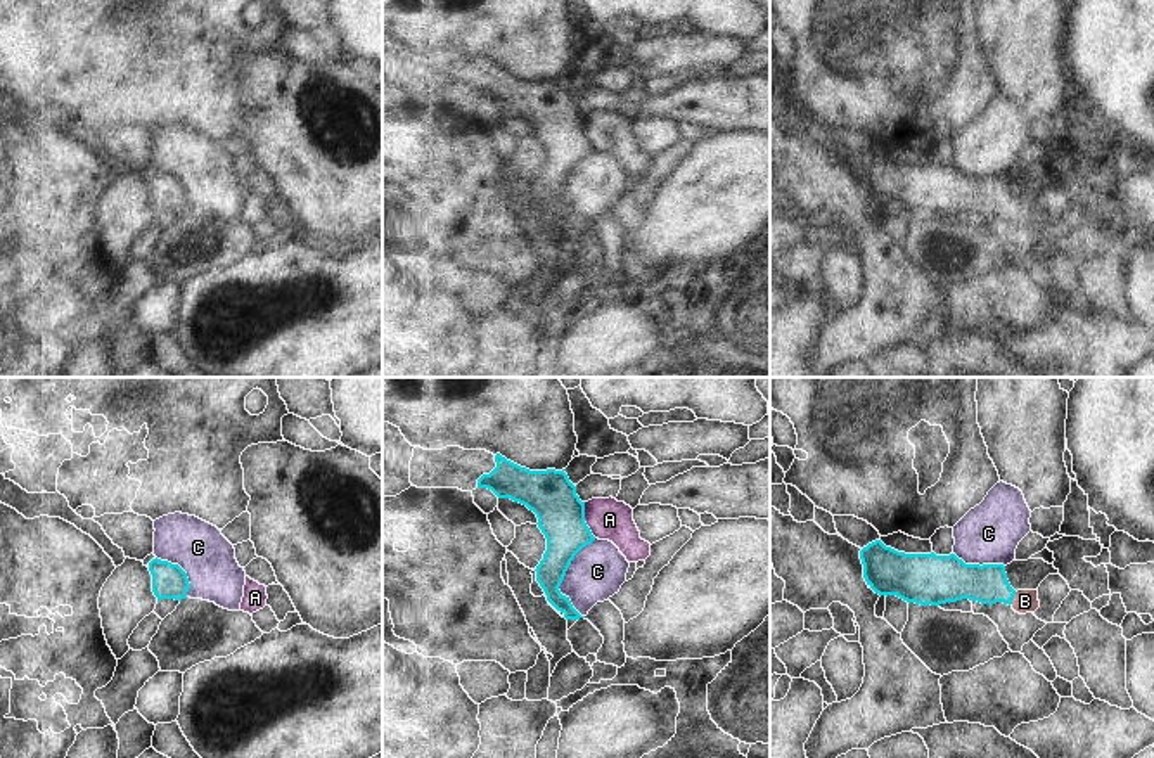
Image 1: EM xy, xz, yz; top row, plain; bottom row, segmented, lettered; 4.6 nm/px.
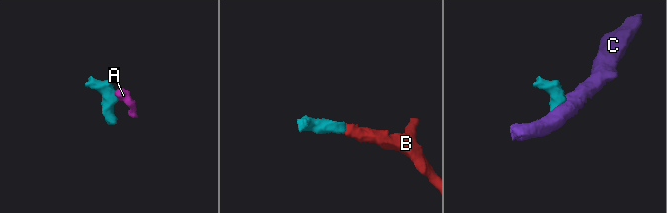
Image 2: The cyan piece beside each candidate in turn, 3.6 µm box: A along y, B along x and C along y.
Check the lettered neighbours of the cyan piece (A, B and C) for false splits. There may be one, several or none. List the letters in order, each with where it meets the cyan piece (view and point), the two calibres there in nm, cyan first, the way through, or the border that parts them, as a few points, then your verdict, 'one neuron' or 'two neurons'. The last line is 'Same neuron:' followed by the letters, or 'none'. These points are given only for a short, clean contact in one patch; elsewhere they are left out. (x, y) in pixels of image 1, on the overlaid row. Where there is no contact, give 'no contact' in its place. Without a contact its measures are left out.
A: xz (583, 520) | 220/190 nm | along xz (583, 502), (583, 521), (596, 537) | two neurons
B: yz (1012, 597) | 180/110 nm | across yz (987, 584), (1012, 597), (1025, 601) | one neuron
C: xz (564, 575) | 200/260 nm | two neurons
Same neuron: B

